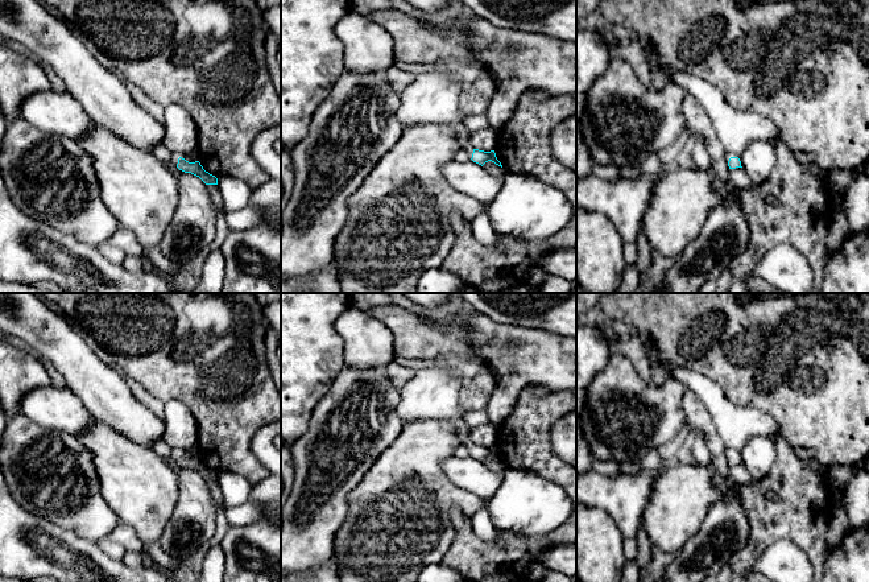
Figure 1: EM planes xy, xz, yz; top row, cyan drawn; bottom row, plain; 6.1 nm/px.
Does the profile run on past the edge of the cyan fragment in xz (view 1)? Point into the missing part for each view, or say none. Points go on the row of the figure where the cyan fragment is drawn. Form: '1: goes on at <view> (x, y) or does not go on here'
1: goes on at xz (431, 98)

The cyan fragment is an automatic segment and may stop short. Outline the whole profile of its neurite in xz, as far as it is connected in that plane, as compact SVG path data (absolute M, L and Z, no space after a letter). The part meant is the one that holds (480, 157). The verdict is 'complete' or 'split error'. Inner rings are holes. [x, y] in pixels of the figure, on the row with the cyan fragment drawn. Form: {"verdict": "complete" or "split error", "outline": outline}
{"verdict": "split error", "outline": "M455 69L425 73L400 92L397 119L404 128L422 124L451 125L462 149L472 154L472 161L484 165L488 161L501 166L494 150L473 149L469 133L462 124L462 112L458 99L462 94L459 71Z"}

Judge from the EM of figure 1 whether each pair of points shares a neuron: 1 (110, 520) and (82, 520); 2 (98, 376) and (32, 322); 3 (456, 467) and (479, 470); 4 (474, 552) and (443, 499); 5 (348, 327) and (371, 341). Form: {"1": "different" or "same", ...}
{"1": "same", "2": "same", "3": "same", "4": "different", "5": "same"}

